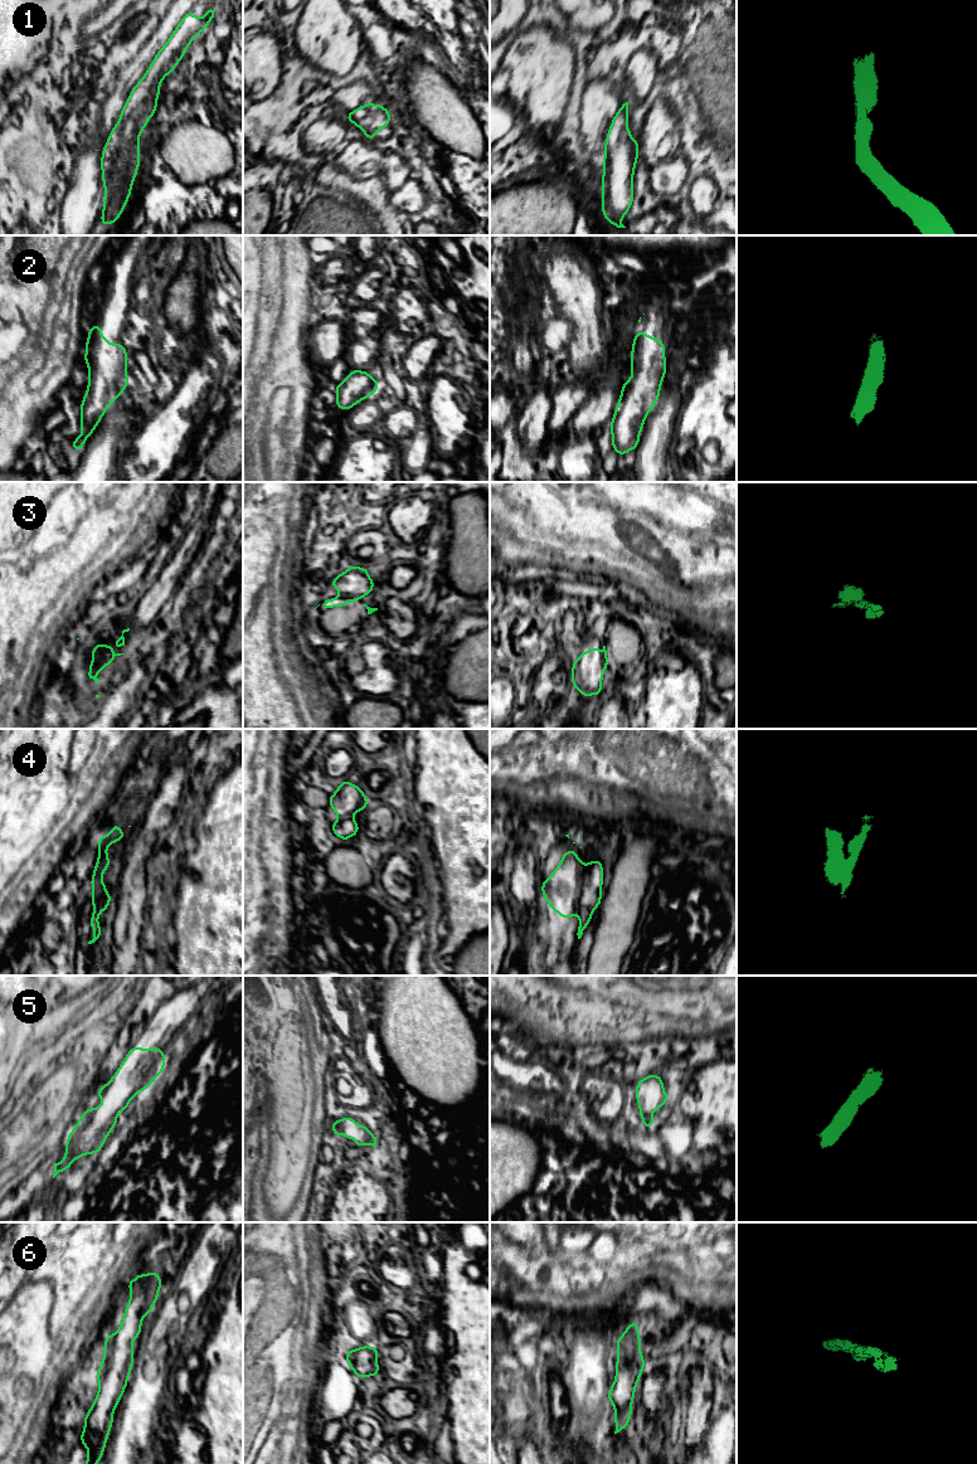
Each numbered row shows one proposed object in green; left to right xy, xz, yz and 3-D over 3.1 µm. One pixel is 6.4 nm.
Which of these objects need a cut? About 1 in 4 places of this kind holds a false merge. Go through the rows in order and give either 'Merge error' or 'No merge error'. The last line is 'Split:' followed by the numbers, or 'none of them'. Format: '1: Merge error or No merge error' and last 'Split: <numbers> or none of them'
1: No merge error
2: No merge error
3: Merge error
4: Merge error
5: No merge error
6: No merge error
Split: 3, 4

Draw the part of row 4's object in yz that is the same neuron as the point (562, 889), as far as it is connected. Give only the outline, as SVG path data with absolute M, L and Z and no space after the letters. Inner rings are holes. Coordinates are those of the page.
M569 848L553 874L541 882L543 898L548 900L549 909L556 910L565 920L577 910L583 870L582 859L575 850Z

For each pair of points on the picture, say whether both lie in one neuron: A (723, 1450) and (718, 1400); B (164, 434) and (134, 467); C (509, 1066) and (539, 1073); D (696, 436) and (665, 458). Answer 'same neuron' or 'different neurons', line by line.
A: same neuron
B: same neuron
C: same neuron
D: different neurons

